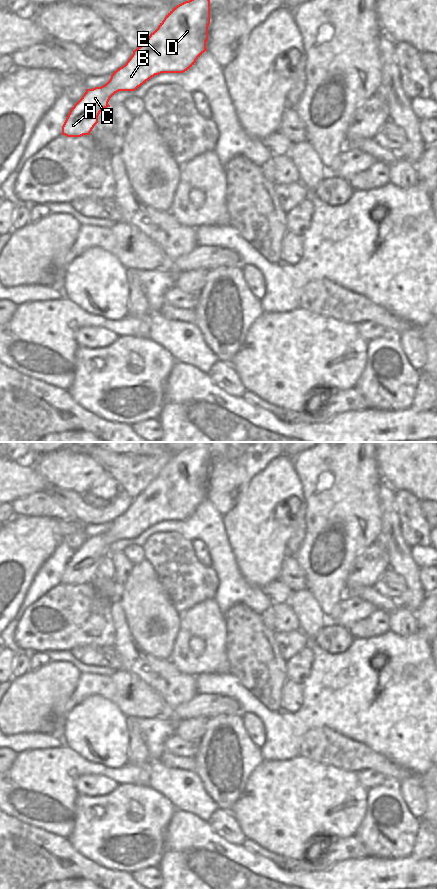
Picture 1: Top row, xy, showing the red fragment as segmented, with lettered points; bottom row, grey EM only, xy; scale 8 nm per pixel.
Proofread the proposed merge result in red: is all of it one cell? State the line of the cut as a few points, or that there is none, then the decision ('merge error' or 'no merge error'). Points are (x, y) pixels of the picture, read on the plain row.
cut none; no merge error

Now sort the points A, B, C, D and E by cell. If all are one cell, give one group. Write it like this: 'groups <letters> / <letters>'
groups A B C D E

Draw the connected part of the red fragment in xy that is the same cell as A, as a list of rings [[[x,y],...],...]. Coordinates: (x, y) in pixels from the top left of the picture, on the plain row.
[[[198,442],[174,455],[105,533],[86,537],[70,558],[62,574],[62,583],[90,583],[100,560],[110,555],[108,550],[115,541],[135,539],[161,521],[183,521],[190,517],[207,499],[209,472],[208,442]]]

